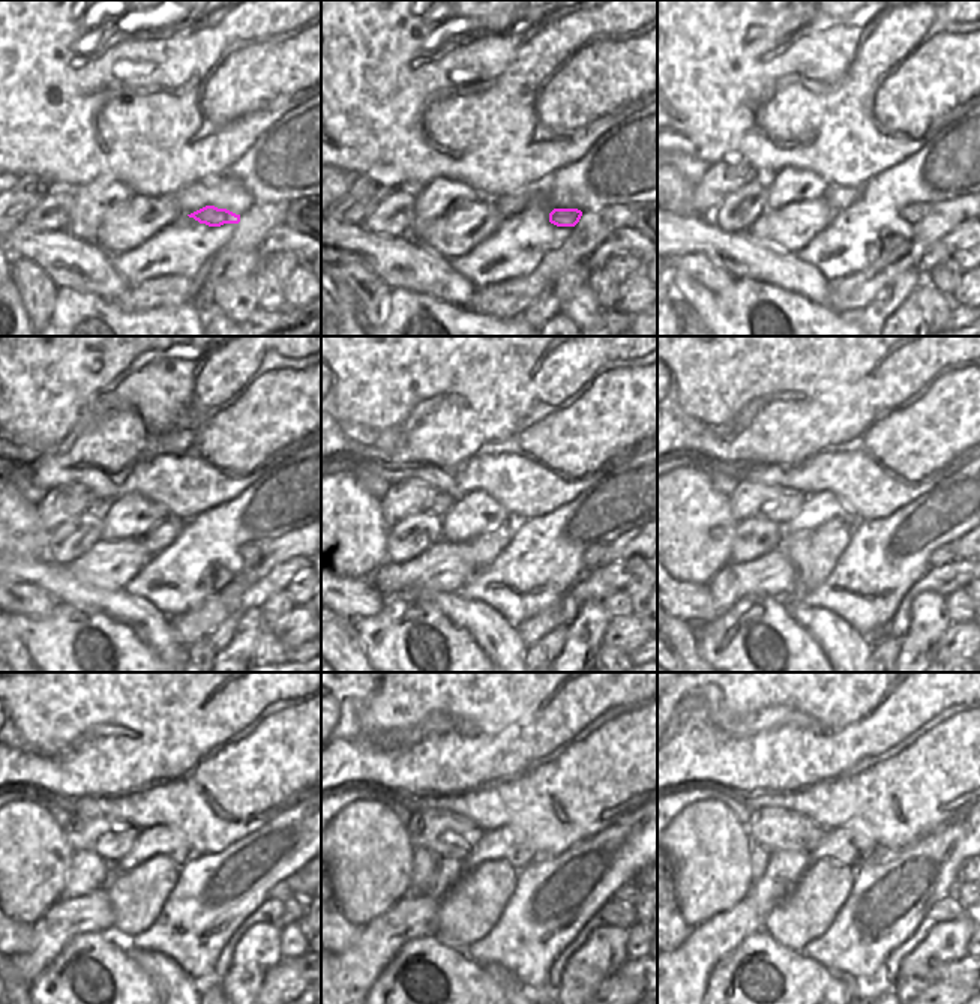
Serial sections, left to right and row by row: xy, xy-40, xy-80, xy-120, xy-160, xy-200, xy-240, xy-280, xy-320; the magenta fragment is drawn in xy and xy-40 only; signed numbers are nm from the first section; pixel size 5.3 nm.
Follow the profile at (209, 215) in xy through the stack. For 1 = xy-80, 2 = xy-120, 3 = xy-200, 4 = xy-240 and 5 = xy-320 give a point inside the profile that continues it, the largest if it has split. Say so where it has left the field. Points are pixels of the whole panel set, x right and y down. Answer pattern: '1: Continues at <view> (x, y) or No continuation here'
1: Continues at xy-80 (913, 213)
2: Continues at xy-120 (251, 554)
3: Continues at xy-200 (943, 556)
4: Continues at xy-240 (279, 892)
5: Continues at xy-320 (962, 892)

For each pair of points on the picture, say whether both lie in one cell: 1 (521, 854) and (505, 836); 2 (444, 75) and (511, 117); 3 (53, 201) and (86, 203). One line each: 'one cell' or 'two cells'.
1: one cell
2: one cell
3: two cells

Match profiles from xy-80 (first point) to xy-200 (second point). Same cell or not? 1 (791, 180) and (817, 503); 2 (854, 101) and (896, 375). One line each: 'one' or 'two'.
1: one
2: one

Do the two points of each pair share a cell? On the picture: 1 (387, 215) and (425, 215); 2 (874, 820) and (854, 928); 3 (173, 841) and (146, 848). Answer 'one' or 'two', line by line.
1: two
2: two
3: one

